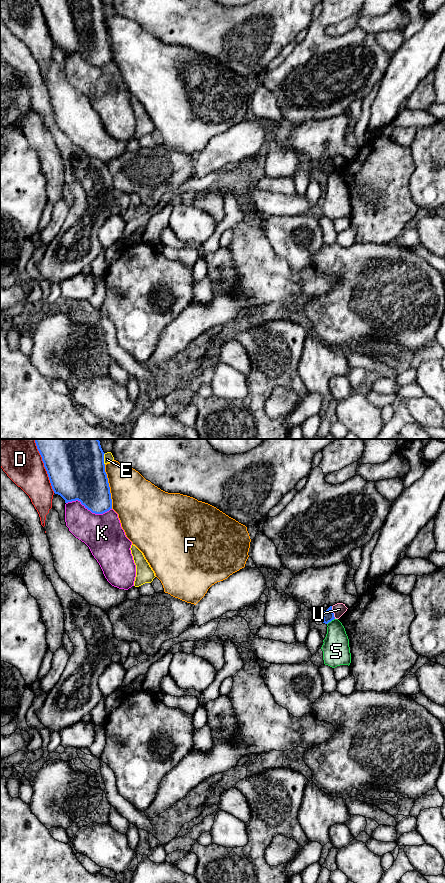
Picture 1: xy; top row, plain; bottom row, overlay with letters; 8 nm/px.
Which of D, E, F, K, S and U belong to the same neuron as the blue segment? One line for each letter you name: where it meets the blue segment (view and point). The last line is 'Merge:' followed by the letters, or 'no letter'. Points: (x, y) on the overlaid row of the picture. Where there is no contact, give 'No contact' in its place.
Merge: no letter

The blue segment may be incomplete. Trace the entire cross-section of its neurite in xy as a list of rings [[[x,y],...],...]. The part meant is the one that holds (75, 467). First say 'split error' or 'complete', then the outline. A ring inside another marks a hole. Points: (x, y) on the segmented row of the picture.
complete; [[[34,439],[52,489],[65,503],[80,501],[95,514],[112,509],[104,452],[98,439]]]

